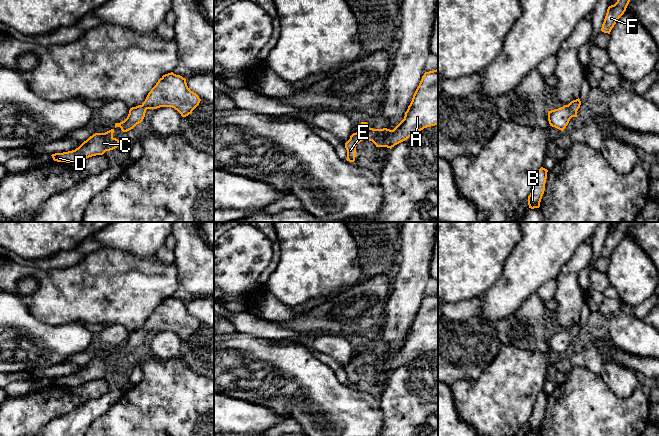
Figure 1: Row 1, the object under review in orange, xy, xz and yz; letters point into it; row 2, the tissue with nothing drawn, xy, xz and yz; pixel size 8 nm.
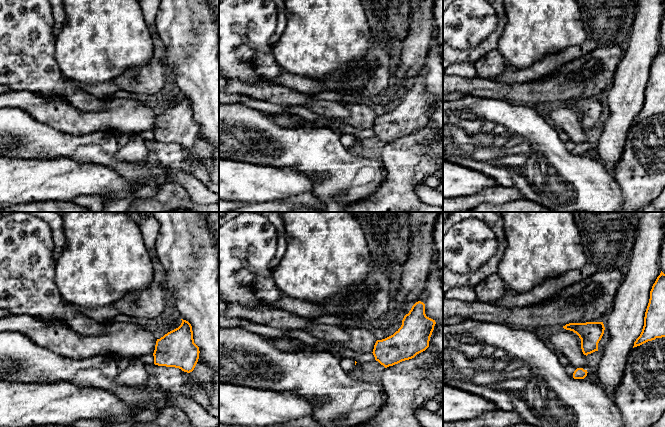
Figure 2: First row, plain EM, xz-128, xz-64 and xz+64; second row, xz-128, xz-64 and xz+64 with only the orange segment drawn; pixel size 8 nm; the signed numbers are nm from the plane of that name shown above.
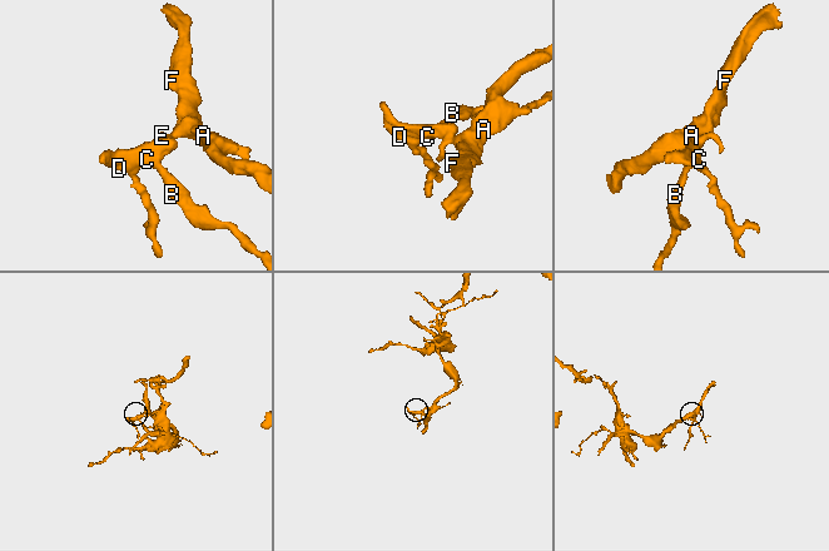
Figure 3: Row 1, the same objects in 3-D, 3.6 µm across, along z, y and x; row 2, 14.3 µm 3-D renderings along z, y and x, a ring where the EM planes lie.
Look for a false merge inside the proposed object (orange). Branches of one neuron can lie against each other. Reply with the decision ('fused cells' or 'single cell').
single cell

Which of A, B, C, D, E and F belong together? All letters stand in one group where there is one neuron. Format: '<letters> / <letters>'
A B C D E F

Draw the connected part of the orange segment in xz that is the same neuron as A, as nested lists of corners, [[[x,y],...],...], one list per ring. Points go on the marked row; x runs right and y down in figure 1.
[[[438,69],[425,72],[404,119],[393,129],[373,129],[361,122],[362,129],[345,143],[347,161],[354,162],[356,146],[363,140],[372,141],[376,147],[392,148],[424,128],[438,125]]]

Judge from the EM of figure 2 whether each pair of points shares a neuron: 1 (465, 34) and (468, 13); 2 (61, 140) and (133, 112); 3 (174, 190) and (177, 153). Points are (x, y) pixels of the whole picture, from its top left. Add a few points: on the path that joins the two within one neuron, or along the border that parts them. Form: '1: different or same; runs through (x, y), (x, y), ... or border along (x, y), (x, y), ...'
1: same; runs through (465, 29), (465, 23), (468, 18)
2: different; border along (50, 126), (73, 135), (86, 135), (95, 132)
3: same; runs through (172, 181), (174, 162)

